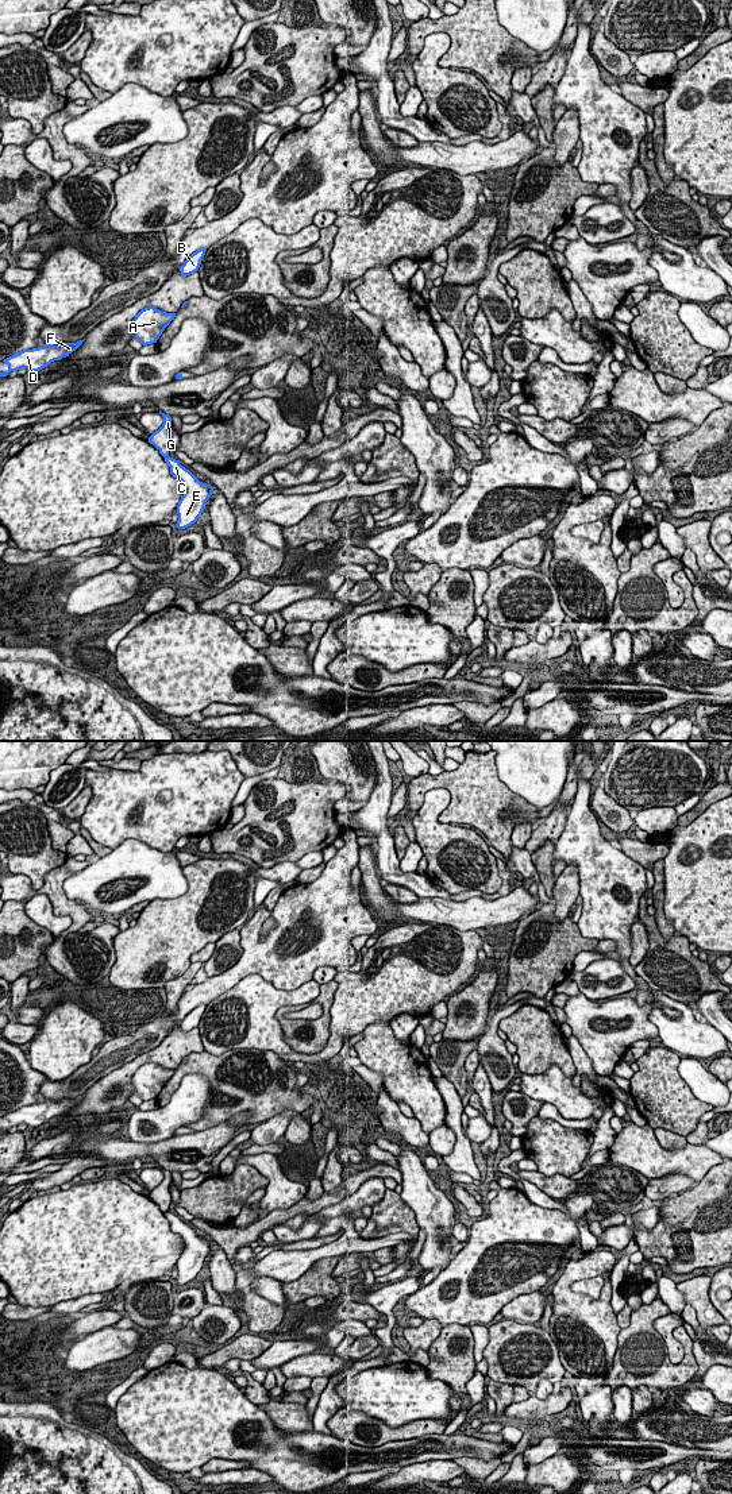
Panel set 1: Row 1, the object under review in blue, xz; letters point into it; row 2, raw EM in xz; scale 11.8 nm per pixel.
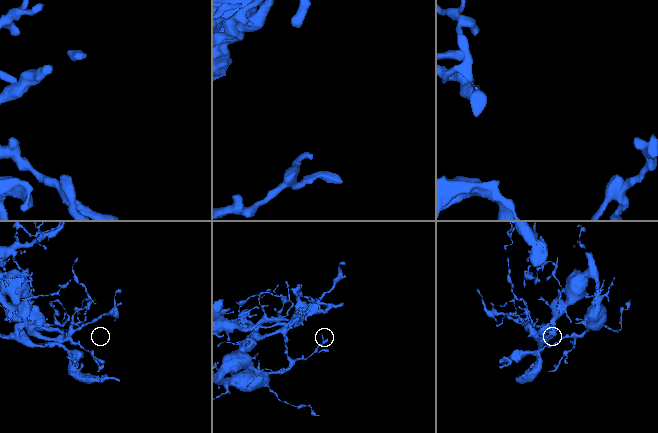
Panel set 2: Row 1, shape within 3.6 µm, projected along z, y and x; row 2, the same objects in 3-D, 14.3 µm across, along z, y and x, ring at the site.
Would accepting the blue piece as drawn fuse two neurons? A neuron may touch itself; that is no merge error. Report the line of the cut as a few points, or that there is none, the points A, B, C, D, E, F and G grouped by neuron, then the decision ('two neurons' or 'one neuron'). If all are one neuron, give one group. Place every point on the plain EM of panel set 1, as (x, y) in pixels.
cut xz (168, 1209), (164, 1212); groups A B C D E F / G; two neurons

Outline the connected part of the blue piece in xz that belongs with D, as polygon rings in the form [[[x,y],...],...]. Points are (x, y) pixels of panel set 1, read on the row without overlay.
[[[84,1096],[77,1099],[62,1099],[58,1101],[45,1100],[43,1103],[23,1105],[3,1117],[8,1122],[8,1126],[0,1128],[0,1132],[7,1132],[11,1127],[26,1124],[27,1127],[39,1127],[47,1123],[54,1116],[61,1116],[76,1107]]]

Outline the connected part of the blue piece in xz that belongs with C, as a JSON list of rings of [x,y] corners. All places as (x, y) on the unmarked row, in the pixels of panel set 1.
[[[165,1212],[170,1223],[170,1229],[184,1239],[184,1251],[177,1261],[178,1277],[176,1282],[185,1285],[194,1279],[201,1271],[205,1258],[212,1251],[213,1243],[200,1238],[189,1225],[180,1220],[178,1216]]]

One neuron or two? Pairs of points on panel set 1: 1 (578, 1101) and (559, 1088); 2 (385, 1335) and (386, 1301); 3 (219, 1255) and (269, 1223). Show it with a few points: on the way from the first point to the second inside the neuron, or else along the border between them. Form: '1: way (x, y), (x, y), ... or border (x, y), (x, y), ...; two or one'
1: way (574, 1101), (563, 1092); one
2: way (389, 1327), (386, 1309); one
3: border (214, 1243), (223, 1250), (231, 1262); two

